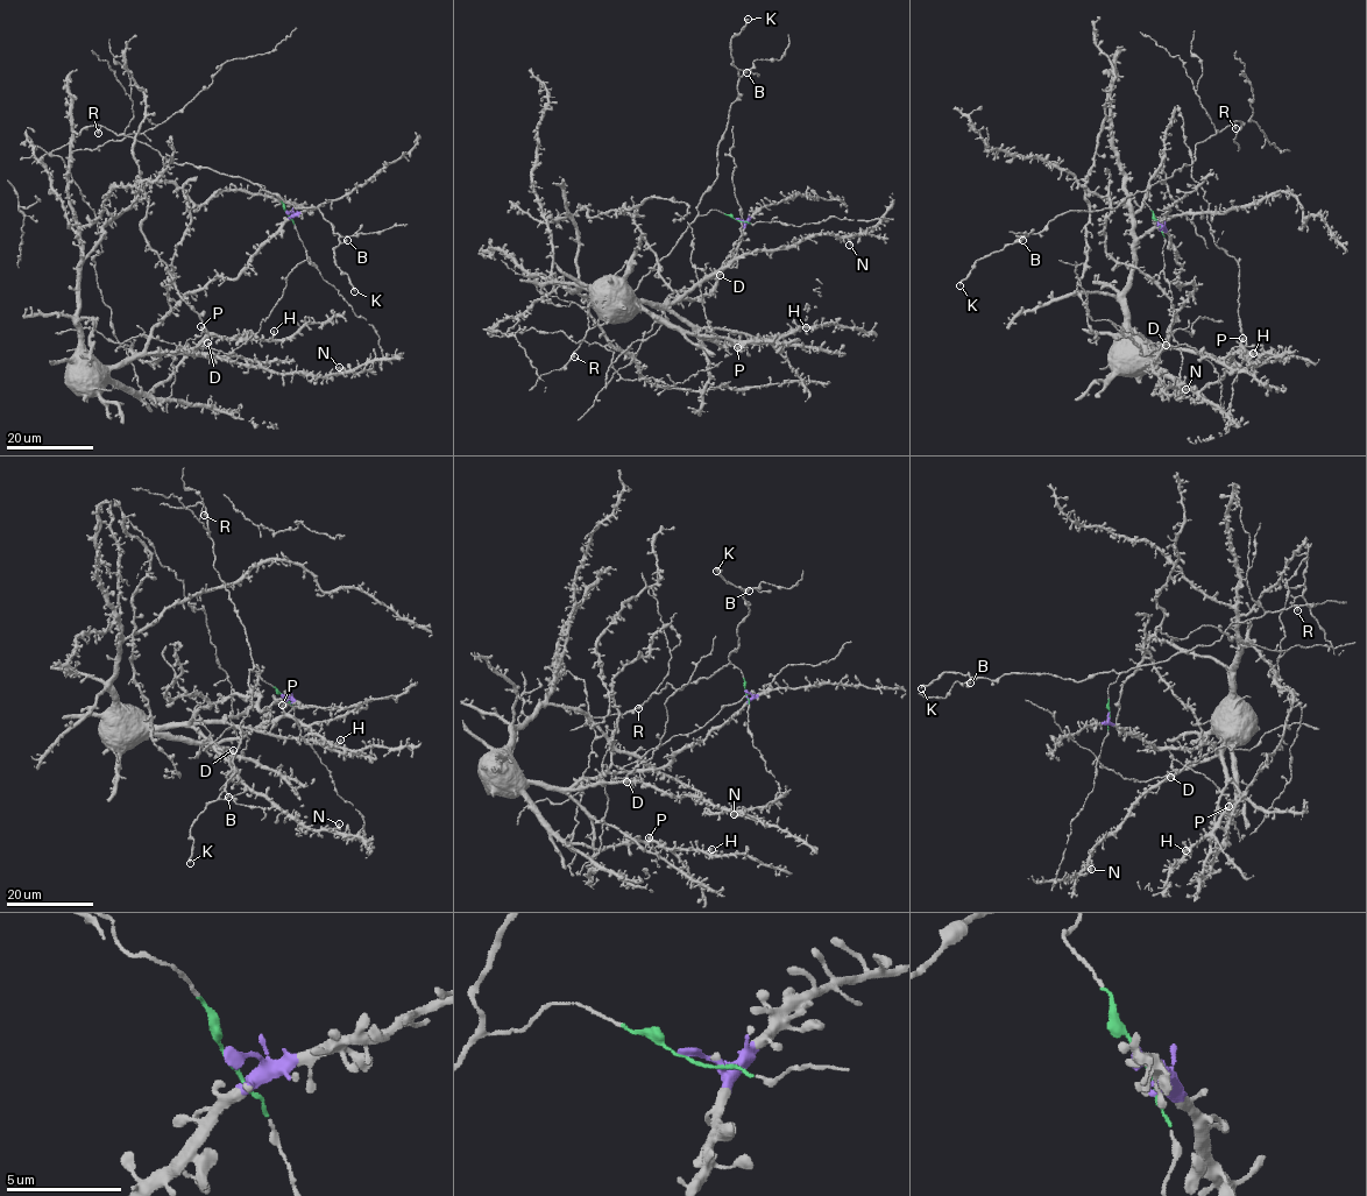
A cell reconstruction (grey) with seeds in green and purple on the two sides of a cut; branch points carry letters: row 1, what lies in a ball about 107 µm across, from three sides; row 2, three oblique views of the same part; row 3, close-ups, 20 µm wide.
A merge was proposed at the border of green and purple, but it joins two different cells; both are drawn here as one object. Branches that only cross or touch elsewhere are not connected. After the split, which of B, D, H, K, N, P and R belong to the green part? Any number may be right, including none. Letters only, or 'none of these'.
B, K, R

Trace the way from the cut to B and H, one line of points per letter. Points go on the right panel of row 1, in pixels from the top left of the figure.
B: (1157, 224), (1144, 200), (1146, 191), (1135, 192), (1114, 207), (1064, 212), (1041, 231), (1017, 240), (1022, 240)
H: (1157, 224), (1181, 267), (1176, 282), (1194, 288), (1169, 344), (1222, 362), (1240, 347), (1249, 361), (1253, 353)

